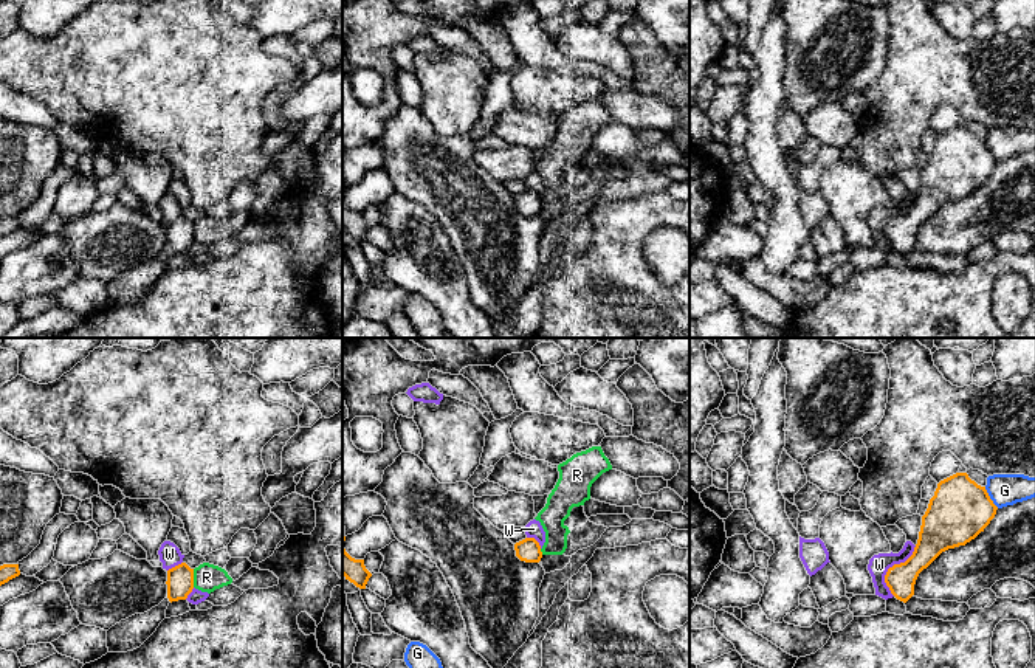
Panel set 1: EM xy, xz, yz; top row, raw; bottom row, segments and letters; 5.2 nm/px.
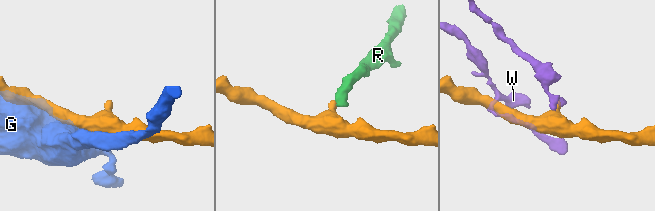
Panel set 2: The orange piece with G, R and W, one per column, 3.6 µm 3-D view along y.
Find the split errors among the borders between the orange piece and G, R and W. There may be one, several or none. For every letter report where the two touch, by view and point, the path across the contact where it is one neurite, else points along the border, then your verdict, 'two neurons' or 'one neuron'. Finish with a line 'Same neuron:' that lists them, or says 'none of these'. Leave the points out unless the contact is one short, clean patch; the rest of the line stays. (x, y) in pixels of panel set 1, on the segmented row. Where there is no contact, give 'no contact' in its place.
G: contact yz (989, 498); two neurons
R: contact xy (192, 578); two neurons
W: contact yz (890, 568); border yz (916, 546), (885, 575), (885, 585), (893, 595); two neurons
Same neuron: none of these

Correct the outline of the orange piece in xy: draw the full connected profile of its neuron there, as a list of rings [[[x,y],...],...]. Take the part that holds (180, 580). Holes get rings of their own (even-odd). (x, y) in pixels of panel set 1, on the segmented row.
[[[181,563],[167,570],[167,598],[169,601],[186,600],[194,589],[194,569]]]

